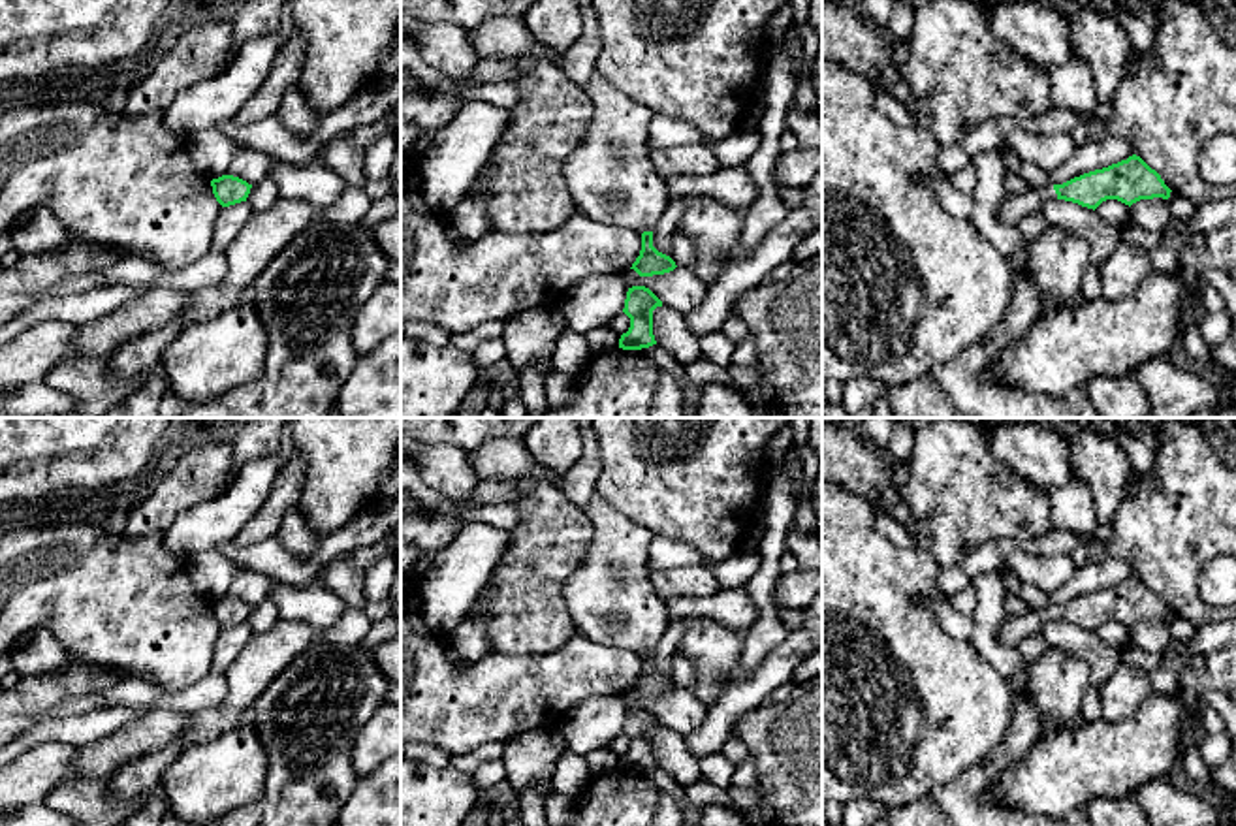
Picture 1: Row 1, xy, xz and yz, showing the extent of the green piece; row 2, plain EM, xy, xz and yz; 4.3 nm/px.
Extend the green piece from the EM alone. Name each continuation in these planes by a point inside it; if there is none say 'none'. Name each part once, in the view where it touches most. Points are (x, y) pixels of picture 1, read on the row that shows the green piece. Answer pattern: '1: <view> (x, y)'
1: yz (1014, 207)

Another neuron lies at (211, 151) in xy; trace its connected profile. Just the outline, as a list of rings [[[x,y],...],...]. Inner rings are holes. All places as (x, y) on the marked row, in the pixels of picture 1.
[[[205,128],[194,134],[188,141],[194,167],[209,181],[226,175],[231,160],[241,151],[248,149],[216,128]]]

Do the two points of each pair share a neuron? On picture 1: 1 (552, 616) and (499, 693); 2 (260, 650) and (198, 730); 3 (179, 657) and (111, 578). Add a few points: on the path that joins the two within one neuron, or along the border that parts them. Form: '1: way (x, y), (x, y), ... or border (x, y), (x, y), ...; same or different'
1: border (567, 638), (550, 651), (490, 651); different
2: way (253, 672), (241, 695), (221, 715); same
3: way (164, 638), (125, 597); same

